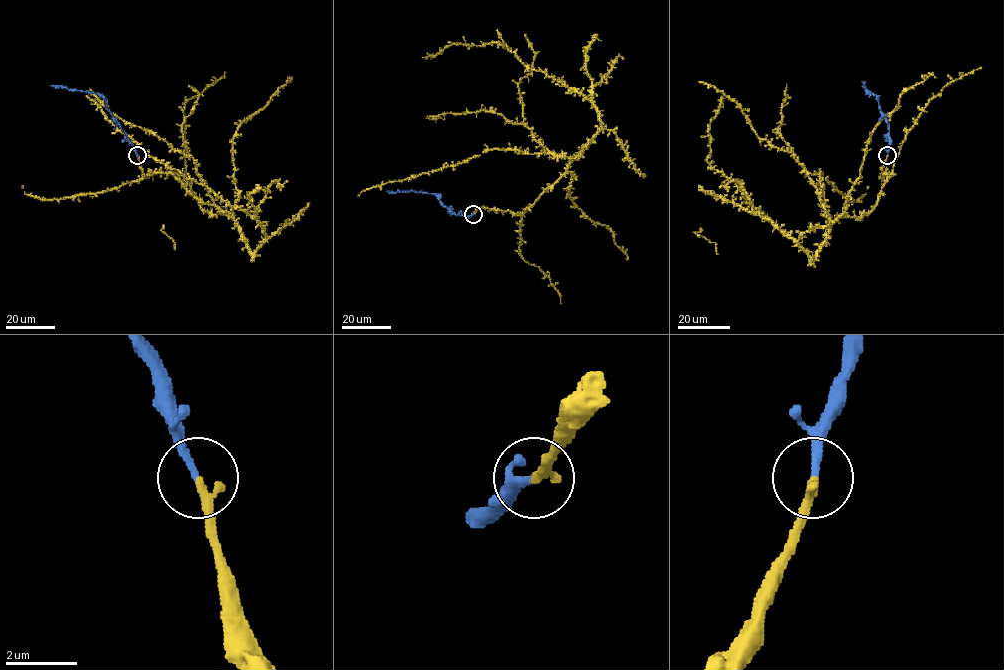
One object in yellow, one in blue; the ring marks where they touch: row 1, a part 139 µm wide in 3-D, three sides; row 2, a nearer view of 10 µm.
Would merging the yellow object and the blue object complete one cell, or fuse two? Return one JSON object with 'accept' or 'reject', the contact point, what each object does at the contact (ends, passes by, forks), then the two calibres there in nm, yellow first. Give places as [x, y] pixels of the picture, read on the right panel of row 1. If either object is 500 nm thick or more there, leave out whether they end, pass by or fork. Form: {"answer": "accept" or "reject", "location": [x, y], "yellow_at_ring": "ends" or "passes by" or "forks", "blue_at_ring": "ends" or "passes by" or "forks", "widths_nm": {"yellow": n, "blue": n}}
{"answer": "accept", "location": [887, 155], "yellow_at_ring": "ends", "blue_at_ring": "ends", "widths_nm": {"yellow": 280, "blue": 200}}

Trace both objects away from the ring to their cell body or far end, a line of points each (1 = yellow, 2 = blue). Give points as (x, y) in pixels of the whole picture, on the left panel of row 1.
1: (137, 155), (230, 215), (252, 252), (265, 239), (86, 95)
2: (137, 155), (107, 107), (107, 101), (100, 95), (50, 85)

